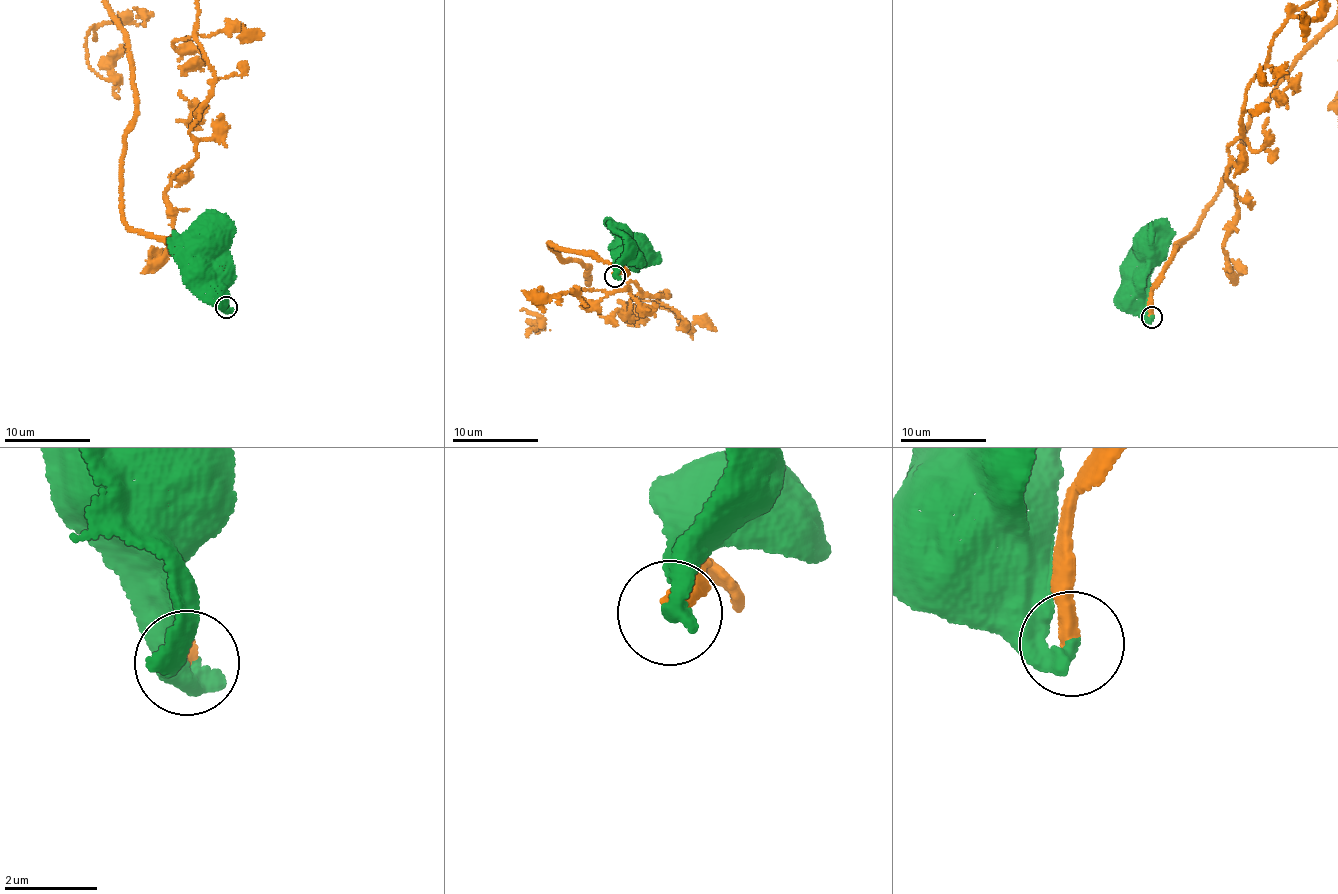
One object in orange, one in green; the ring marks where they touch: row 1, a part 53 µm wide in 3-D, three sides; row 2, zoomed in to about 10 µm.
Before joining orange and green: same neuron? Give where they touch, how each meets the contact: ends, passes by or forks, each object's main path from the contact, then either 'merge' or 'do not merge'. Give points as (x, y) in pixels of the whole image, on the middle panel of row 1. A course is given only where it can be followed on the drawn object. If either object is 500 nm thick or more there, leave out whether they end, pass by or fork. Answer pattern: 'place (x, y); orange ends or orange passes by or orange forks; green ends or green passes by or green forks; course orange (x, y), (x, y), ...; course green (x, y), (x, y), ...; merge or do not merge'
place (615, 276); orange ends; green ends; course green (614, 275), (620, 265), (640, 254), (638, 258), (637, 252); merge

